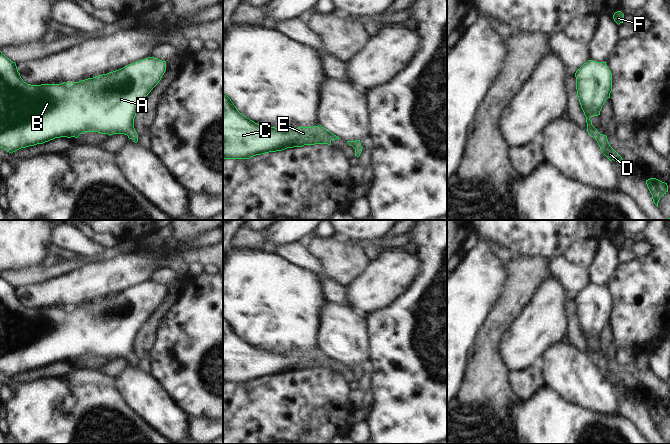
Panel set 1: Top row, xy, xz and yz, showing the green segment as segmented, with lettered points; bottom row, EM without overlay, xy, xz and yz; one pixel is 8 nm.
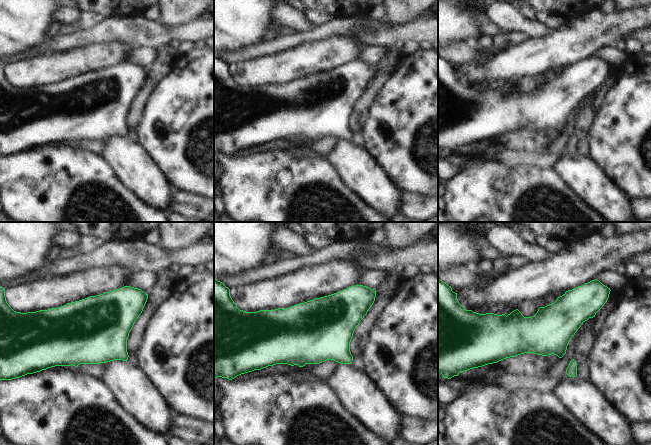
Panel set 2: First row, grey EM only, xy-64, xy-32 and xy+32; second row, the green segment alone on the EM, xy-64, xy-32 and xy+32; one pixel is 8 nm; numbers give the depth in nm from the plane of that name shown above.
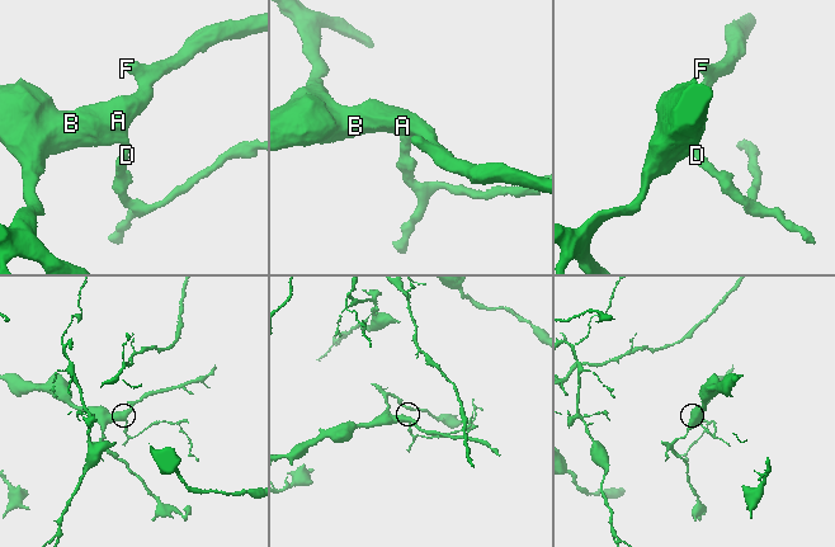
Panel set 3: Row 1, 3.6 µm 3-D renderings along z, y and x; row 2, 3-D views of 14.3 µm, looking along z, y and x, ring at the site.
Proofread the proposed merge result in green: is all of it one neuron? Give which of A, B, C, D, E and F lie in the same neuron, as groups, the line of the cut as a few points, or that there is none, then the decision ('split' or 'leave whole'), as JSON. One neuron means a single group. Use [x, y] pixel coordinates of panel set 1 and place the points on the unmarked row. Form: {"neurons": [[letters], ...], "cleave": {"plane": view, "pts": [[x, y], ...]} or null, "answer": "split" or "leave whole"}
{"neurons": [["A", "B", "C", "D", "E", "F"]], "cleave": null, "answer": "leave whole"}

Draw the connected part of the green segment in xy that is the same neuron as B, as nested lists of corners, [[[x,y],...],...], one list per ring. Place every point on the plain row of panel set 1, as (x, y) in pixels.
[[[0,275],[0,372],[13,377],[21,372],[43,368],[60,361],[78,362],[84,356],[101,358],[124,358],[135,367],[138,358],[134,342],[138,331],[151,314],[159,307],[166,295],[166,285],[148,281],[119,294],[73,306],[61,308],[31,309],[23,305],[16,287]]]

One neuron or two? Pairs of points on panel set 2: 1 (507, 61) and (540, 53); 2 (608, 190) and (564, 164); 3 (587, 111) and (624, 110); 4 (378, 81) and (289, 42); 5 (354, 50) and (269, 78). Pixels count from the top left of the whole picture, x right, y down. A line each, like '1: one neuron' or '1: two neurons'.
1: one neuron
2: one neuron
3: two neurons
4: two neurons
5: one neuron

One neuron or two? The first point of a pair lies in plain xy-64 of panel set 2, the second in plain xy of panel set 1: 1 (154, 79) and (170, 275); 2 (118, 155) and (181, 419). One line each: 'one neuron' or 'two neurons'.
1: two neurons
2: one neuron

